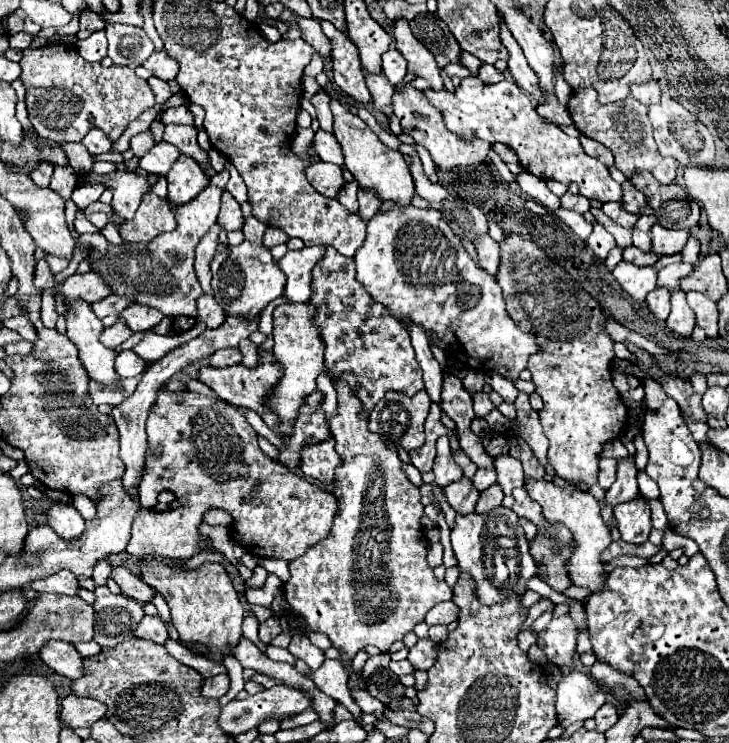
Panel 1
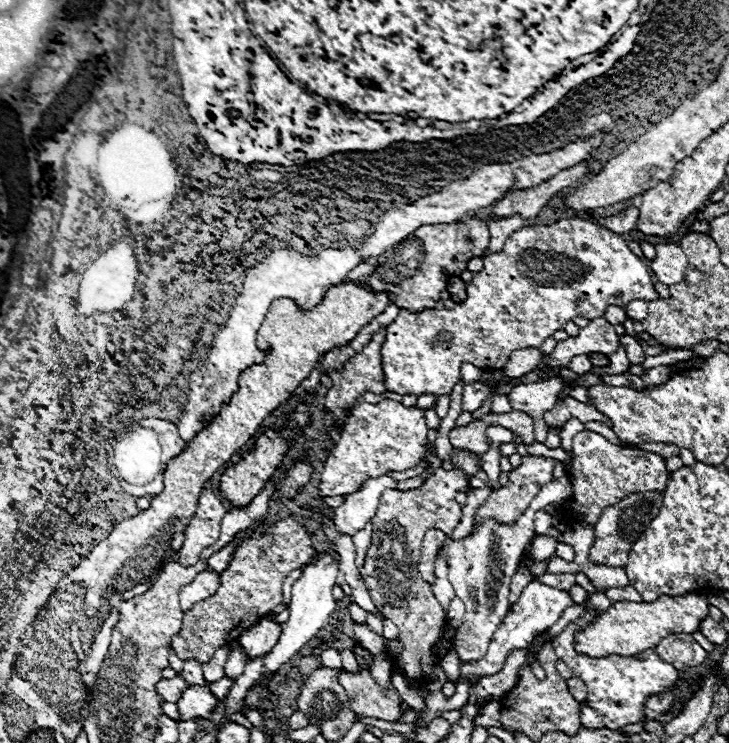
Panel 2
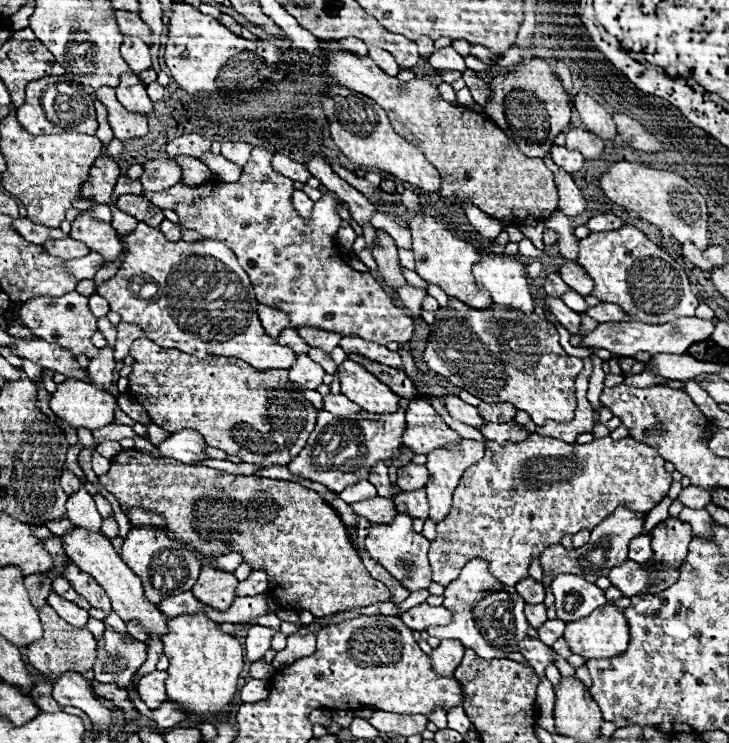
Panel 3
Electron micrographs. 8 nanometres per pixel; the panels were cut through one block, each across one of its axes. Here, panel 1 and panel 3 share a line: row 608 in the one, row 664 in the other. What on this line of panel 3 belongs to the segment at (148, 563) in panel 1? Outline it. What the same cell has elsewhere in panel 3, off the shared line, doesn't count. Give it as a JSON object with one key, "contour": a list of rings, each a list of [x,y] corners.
{"contour":[[[198,612],[196,616],[168,618],[168,636],[162,642],[164,656],[170,660],[170,678],[166,682],[168,700],[180,704],[190,718],[210,720],[224,716],[232,708],[232,696],[238,690],[238,678],[244,666],[244,650],[238,638],[222,632],[220,624]]]}

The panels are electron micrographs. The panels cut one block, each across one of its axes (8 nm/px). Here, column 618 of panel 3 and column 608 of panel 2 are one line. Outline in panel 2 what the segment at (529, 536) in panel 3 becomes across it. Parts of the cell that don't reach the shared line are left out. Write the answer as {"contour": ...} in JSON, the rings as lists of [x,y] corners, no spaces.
{"contour":[[[588,430],[578,432],[572,440],[572,466],[568,470],[568,476],[572,480],[574,490],[574,496],[568,504],[568,512],[572,512],[578,522],[586,524],[594,524],[604,508],[618,504],[626,494],[646,490],[664,492],[668,482],[668,470],[660,454],[616,446],[608,442],[602,434]]]}

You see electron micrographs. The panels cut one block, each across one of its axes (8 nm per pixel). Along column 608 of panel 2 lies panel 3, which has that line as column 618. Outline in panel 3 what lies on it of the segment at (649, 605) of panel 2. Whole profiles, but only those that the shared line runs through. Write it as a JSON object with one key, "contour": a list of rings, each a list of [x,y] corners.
{"contour":[[[604,604],[600,608],[596,608],[590,616],[580,618],[576,622],[568,622],[566,624],[566,632],[564,638],[570,646],[570,650],[574,654],[584,656],[586,660],[590,658],[604,658],[604,656],[620,656],[620,652],[624,652],[624,648],[628,648],[628,622],[624,620],[624,610],[610,604]]]}

